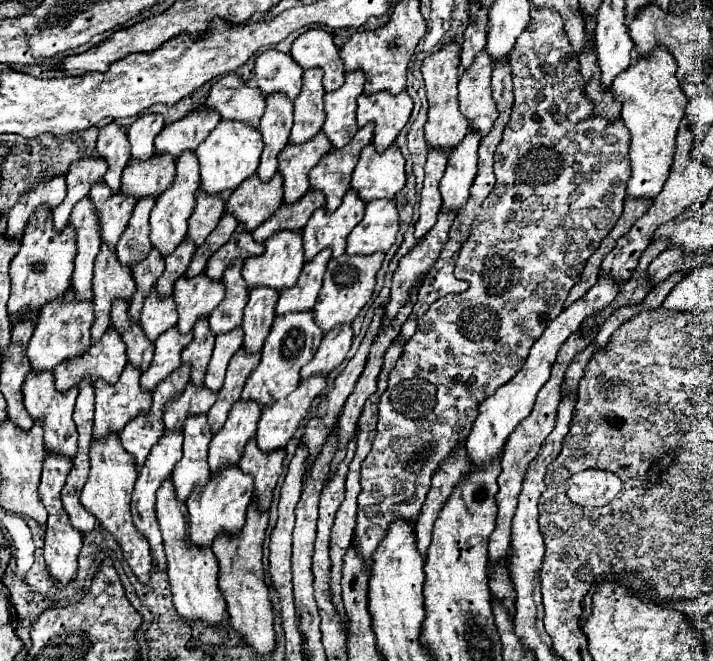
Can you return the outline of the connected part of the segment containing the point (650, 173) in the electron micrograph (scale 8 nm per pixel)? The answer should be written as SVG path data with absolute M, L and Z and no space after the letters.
M656 48L648 58L636 58L628 72L616 76L612 84L614 98L622 104L622 122L630 130L630 178L626 184L626 198L652 200L664 186L672 156L678 126L684 118L686 96L676 80L676 60L664 48Z

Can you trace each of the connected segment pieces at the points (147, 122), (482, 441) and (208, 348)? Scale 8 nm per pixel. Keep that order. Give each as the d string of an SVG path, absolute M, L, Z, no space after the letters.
M160 114L140 116L130 128L128 138L132 144L134 160L150 160L154 156L154 138L162 132L164 120Z
M600 276L598 282L590 288L590 292L586 292L580 300L576 300L572 306L564 308L562 314L542 332L542 336L532 344L530 348L530 356L526 358L522 370L510 380L506 382L504 386L500 386L488 400L484 400L480 404L480 414L472 426L472 432L466 440L466 454L468 454L468 460L472 462L472 466L476 468L484 468L486 464L490 464L496 456L500 456L508 436L514 432L514 428L530 416L532 412L532 406L534 406L534 400L536 400L536 394L538 390L544 386L544 382L548 382L550 378L550 368L556 360L556 354L560 350L560 346L564 344L564 340L578 332L580 324L590 318L590 316L596 316L596 312L600 312L602 308L606 308L614 298L616 298L616 292L618 292L618 284L610 278L604 278Z
M200 320L200 324L192 328L192 334L194 334L192 342L182 352L182 364L190 364L192 384L202 386L214 348L214 336L208 332L208 320Z

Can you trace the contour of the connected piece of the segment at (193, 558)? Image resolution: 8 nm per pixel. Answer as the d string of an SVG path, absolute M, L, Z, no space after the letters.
M166 480L156 494L156 518L164 538L164 550L168 560L168 578L172 586L176 612L186 622L204 622L208 626L220 626L226 618L226 602L222 592L218 590L218 564L214 552L200 552L200 548L192 548L188 544L188 510L186 504L176 500L172 492L172 480Z

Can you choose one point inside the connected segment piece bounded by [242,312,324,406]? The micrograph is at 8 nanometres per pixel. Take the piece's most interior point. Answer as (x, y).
(292, 342)

